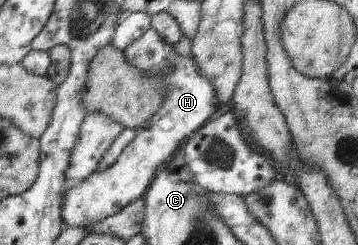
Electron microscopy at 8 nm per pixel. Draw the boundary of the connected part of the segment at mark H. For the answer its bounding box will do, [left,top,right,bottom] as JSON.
[62,28,216,228]

